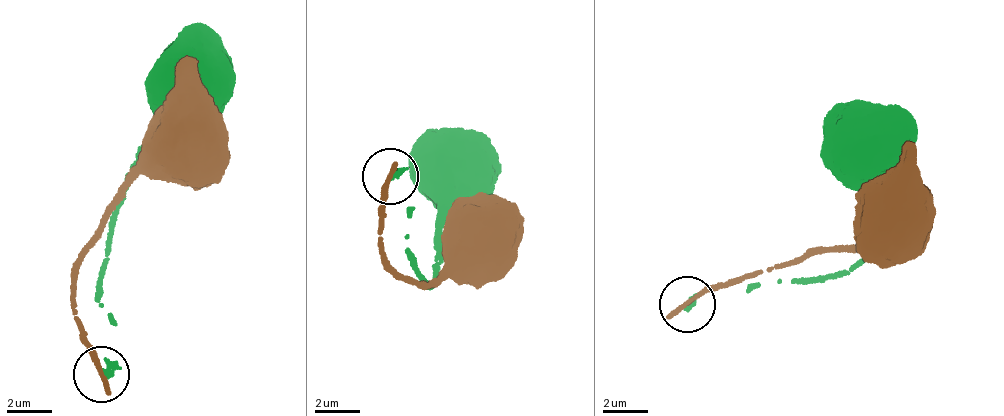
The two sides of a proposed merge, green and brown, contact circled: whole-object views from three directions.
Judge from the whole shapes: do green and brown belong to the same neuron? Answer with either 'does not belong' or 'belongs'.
does not belong

